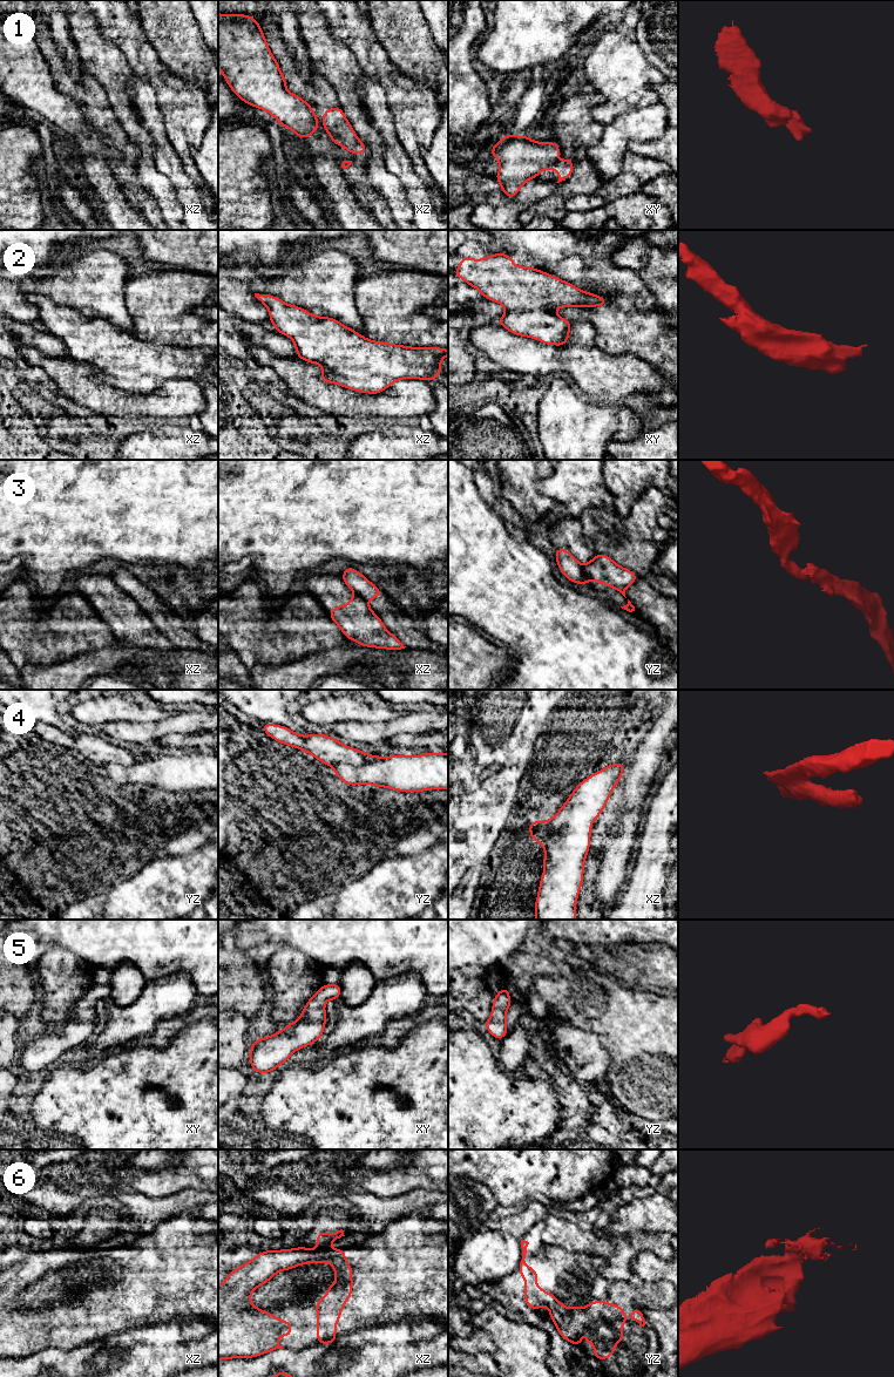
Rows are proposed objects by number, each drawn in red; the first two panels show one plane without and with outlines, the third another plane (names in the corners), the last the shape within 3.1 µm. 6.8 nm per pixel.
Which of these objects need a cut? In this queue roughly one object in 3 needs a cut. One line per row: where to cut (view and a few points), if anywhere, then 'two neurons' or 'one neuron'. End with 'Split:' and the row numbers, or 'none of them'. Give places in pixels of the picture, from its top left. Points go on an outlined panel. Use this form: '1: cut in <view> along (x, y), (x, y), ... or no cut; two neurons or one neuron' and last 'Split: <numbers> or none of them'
1: cut in xy along (557, 161), (546, 168); two neurons
2: no cut; one neuron
3: cut in yz along (582, 565), (583, 572), (589, 578); two neurons
4: cut in yz along (380, 758), (358, 765), (338, 762), (333, 766); two neurons
5: no cut; one neuron
6: cut in xz along (336, 1250), (336, 1255), (331, 1260), (324, 1261); two neurons
Split: 1, 3, 4, 6

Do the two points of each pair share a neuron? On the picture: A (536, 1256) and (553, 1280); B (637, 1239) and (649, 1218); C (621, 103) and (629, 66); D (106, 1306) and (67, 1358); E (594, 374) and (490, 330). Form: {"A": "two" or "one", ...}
{"A": "one", "B": "two", "C": "one", "D": "two", "E": "one"}

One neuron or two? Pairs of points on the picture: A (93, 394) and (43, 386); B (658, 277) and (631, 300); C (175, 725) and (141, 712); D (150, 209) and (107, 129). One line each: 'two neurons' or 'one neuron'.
A: two neurons
B: two neurons
C: two neurons
D: one neuron

